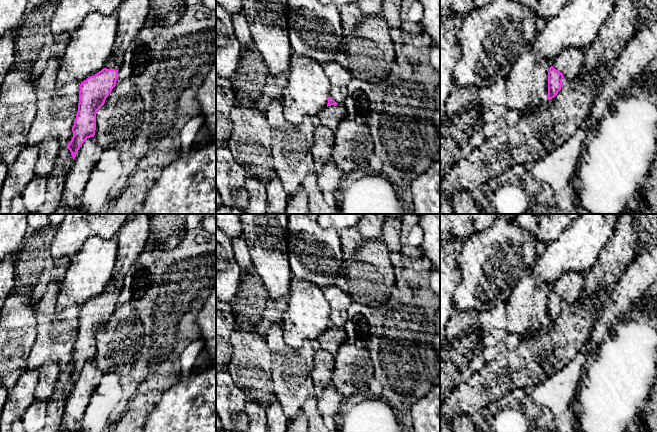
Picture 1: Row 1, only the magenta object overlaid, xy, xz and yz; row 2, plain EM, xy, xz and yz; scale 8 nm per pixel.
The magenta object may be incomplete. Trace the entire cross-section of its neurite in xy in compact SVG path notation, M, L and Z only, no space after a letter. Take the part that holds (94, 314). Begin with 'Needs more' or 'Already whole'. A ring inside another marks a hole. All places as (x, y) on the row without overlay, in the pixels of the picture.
Needs more. M110 280L105 291L80 308L78 335L72 351L73 361L68 368L73 384L87 362L94 361L96 338L116 310L122 283Z

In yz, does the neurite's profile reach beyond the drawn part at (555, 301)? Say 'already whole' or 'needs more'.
needs more

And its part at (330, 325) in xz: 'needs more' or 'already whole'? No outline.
needs more

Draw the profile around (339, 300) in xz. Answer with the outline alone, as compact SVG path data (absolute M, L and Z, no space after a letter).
M336 285L326 286L324 296L330 304L330 321L338 328L343 328L347 321L347 309L353 302L350 295Z

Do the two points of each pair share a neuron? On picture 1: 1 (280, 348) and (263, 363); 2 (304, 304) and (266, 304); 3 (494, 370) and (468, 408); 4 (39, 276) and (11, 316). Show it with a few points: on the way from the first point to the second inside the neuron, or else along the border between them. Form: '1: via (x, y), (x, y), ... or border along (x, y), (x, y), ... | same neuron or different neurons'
1: border along (263, 337), (271, 355), (272, 379) | different neurons
2: border along (286, 299), (286, 310), (280, 324) | different neurons
3: via (492, 380), (492, 384), (476, 398) | same neuron
4: border along (11, 292), (26, 295), (34, 307) | different neurons

